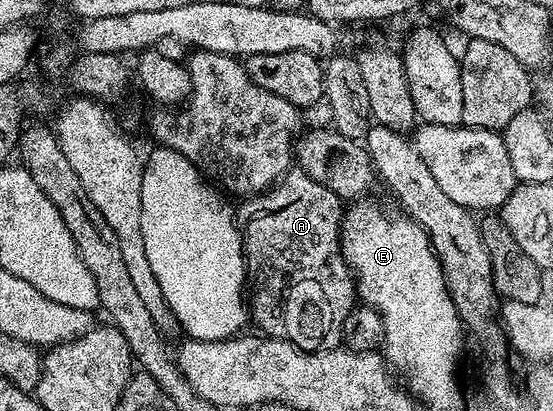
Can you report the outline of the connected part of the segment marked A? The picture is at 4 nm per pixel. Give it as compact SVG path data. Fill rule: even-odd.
M292 170L275 185L274 188L267 189L266 192L250 197L246 201L247 204L241 208L241 216L247 219L247 228L243 232L243 255L247 266L246 283L249 285L249 316L256 324L258 331L268 338L278 338L280 340L288 340L297 345L301 350L306 352L324 352L330 348L340 347L343 343L342 323L350 314L351 309L357 304L357 293L355 291L355 281L352 277L350 268L342 258L339 246L339 237L343 231L343 213L345 211L344 201L339 199L337 194L333 194L333 190L329 190L325 186L321 186L321 182L317 182L313 178L309 178L302 170Z

